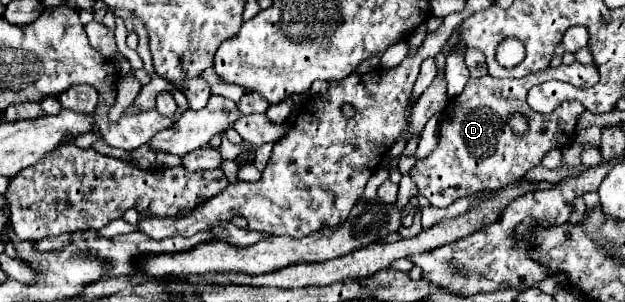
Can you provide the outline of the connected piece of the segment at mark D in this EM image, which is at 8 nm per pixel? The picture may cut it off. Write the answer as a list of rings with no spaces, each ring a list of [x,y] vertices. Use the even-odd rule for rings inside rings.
[[[576,62],[572,66],[546,68],[524,78],[484,76],[478,80],[468,80],[464,92],[450,98],[440,114],[440,140],[436,150],[428,158],[418,160],[410,170],[410,178],[418,186],[418,194],[424,196],[432,206],[444,208],[450,206],[454,200],[470,196],[478,190],[500,190],[520,180],[530,168],[538,166],[540,158],[550,148],[564,148],[572,144],[576,118],[585,111],[580,102],[564,102],[552,114],[534,112],[526,102],[528,90],[548,80],[562,80],[578,88],[590,88],[598,82],[598,70],[596,66],[584,66]],[[512,112],[522,112],[528,118],[528,134],[514,136],[510,132],[506,120]]]

